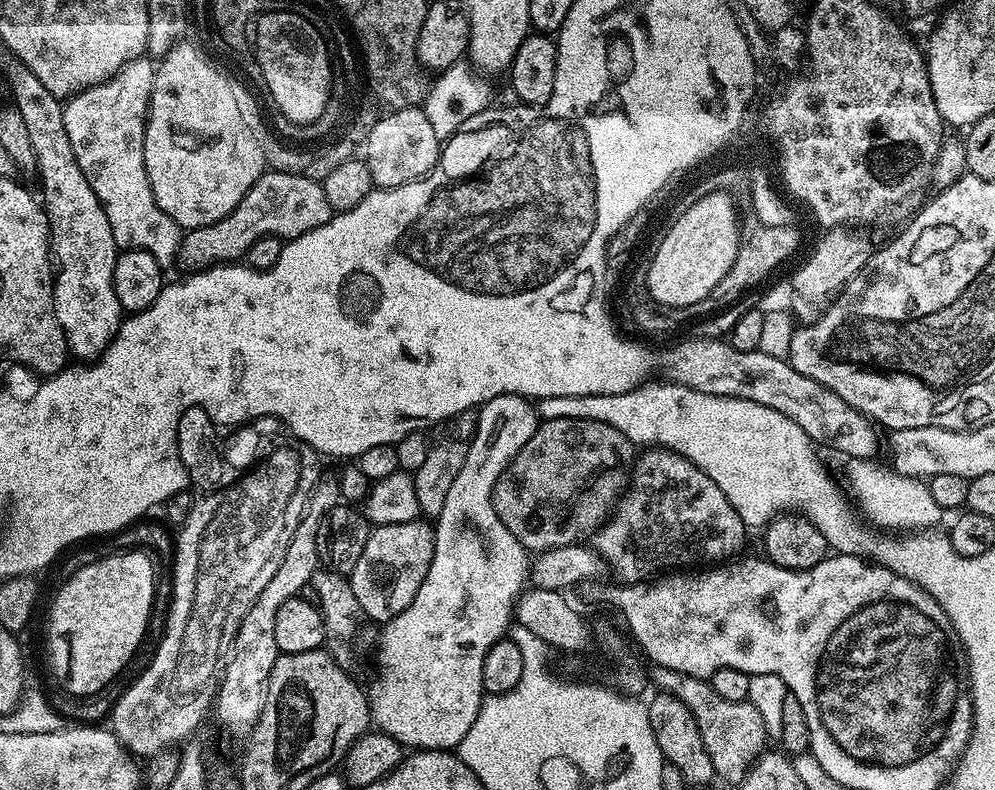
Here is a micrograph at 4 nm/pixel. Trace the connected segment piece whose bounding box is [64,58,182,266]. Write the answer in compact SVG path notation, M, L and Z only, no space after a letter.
M151 59L132 60L106 82L71 97L64 104L64 121L66 135L70 137L70 150L74 150L78 170L86 174L86 182L90 182L90 190L94 190L110 222L110 230L114 234L117 249L137 248L151 254L161 266L168 266L171 260L173 263L174 257L180 251L182 230L172 221L170 214L166 214L160 209L158 202L154 202L144 157L144 127L148 125L148 104L152 101L155 73L156 69Z

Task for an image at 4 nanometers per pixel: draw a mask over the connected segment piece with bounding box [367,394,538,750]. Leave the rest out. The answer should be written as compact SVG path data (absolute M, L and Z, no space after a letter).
M502 394L498 398L490 398L486 403L481 404L476 417L476 433L470 442L470 450L466 450L466 462L462 462L462 470L458 470L457 476L454 477L454 483L450 486L450 491L446 493L446 502L442 506L442 514L435 517L434 527L436 529L436 549L433 554L433 561L430 562L426 576L423 578L418 592L414 594L413 600L400 614L392 620L385 623L378 632L378 643L374 648L374 657L376 664L380 667L380 673L372 680L372 688L367 689L368 693L368 711L370 720L379 731L384 732L387 736L392 736L408 750L456 750L459 749L462 738L466 738L466 730L474 724L474 718L480 709L480 701L484 699L486 693L482 686L482 662L486 656L486 650L499 640L505 639L504 632L509 628L510 621L514 616L514 598L519 596L526 587L526 581L530 576L530 556L529 553L502 526L498 514L492 505L492 487L498 482L498 478L506 470L506 466L530 442L538 423L538 408L535 403L527 396L515 396L514 394Z

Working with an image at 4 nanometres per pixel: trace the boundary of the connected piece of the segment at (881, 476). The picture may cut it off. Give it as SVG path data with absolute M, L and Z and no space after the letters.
M850 458L845 464L846 476L855 496L858 498L859 509L866 512L865 517L877 527L884 530L926 530L937 527L944 516L944 510L934 501L934 496L925 479L910 475L898 474L895 468L889 465L877 463L877 459L854 459Z

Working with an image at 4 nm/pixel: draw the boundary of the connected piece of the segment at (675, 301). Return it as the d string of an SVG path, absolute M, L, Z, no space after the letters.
M714 191L696 196L690 208L670 226L650 262L649 294L665 309L703 305L711 297L714 286L722 282L726 270L734 266L734 258L740 249L742 224L738 216L736 220L735 202L726 193Z

